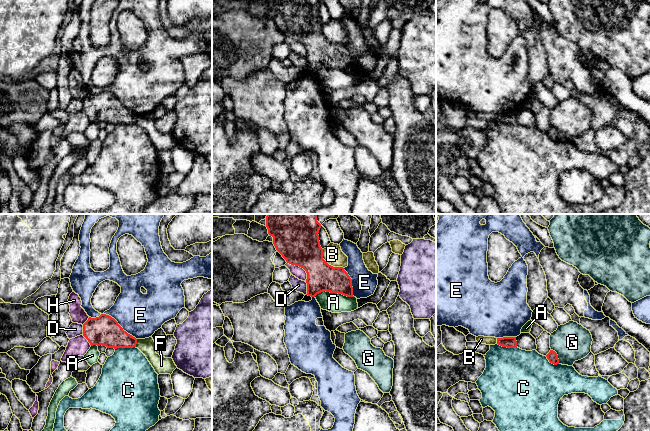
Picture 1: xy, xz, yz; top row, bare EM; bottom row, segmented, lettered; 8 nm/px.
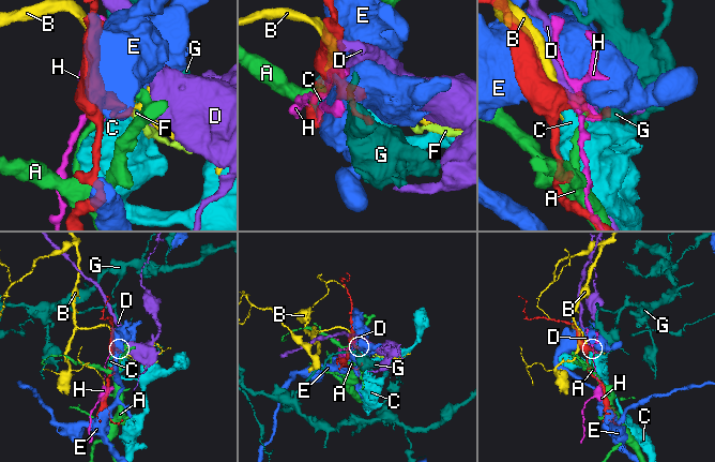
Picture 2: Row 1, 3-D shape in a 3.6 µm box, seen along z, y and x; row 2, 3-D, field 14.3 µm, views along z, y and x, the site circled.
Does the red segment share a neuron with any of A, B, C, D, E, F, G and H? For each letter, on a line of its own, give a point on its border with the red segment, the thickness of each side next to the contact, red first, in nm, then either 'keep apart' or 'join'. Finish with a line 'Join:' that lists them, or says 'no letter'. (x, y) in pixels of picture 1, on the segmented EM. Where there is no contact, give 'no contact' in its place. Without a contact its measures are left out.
A: xz (334, 292) | 240/160 nm | keep apart
B: xz (328, 264) | 300/160 nm | keep apart
C: xy (125, 347) | 240/420 nm | keep apart
D: xz (307, 288) | 240/100 nm | keep apart
E: xy (119, 325) | 240/360 nm | keep apart
F: xy (136, 343) | 220/130 nm | keep apart
G: yz (557, 356) | 90/300 nm | keep apart
H: xz (301, 267) | 360/90 nm | keep apart
Join: no letter

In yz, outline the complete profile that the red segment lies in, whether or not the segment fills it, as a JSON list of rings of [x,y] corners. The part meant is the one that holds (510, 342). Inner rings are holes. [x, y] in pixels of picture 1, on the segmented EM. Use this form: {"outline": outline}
{"outline": [[[516,337],[497,338],[497,344],[502,347],[515,348],[517,347]]]}

